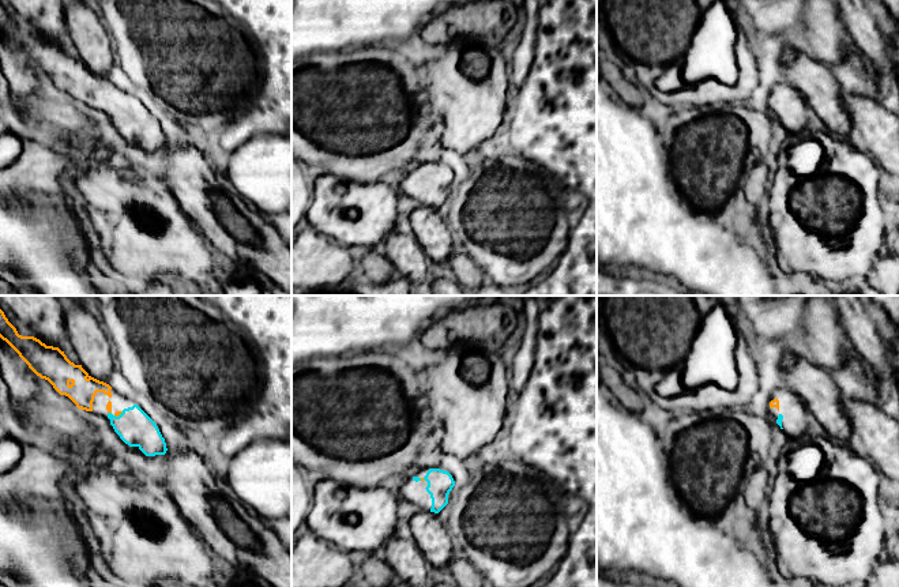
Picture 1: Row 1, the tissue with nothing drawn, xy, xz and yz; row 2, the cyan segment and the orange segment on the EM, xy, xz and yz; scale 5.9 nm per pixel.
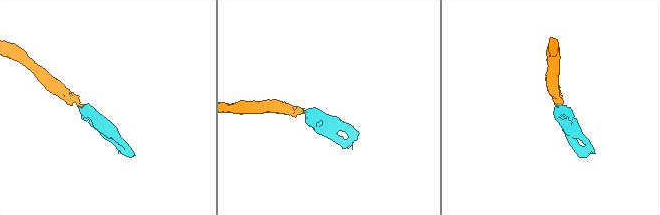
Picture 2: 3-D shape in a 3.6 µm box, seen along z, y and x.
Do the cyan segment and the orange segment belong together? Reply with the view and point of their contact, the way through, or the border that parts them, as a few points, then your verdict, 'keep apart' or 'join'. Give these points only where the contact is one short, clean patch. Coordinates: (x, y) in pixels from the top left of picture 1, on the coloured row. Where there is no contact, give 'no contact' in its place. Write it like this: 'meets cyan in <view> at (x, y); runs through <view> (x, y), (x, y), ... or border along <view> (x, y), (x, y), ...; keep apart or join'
meets cyan in xy at (120, 414); runs through xy (135, 428), (120, 414), (117, 413); join

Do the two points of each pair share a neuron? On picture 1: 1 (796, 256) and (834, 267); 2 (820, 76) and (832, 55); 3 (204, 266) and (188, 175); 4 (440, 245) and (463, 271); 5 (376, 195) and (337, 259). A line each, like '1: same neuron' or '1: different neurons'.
1: same neuron
2: different neurons
3: different neurons
4: different neurons
5: different neurons

